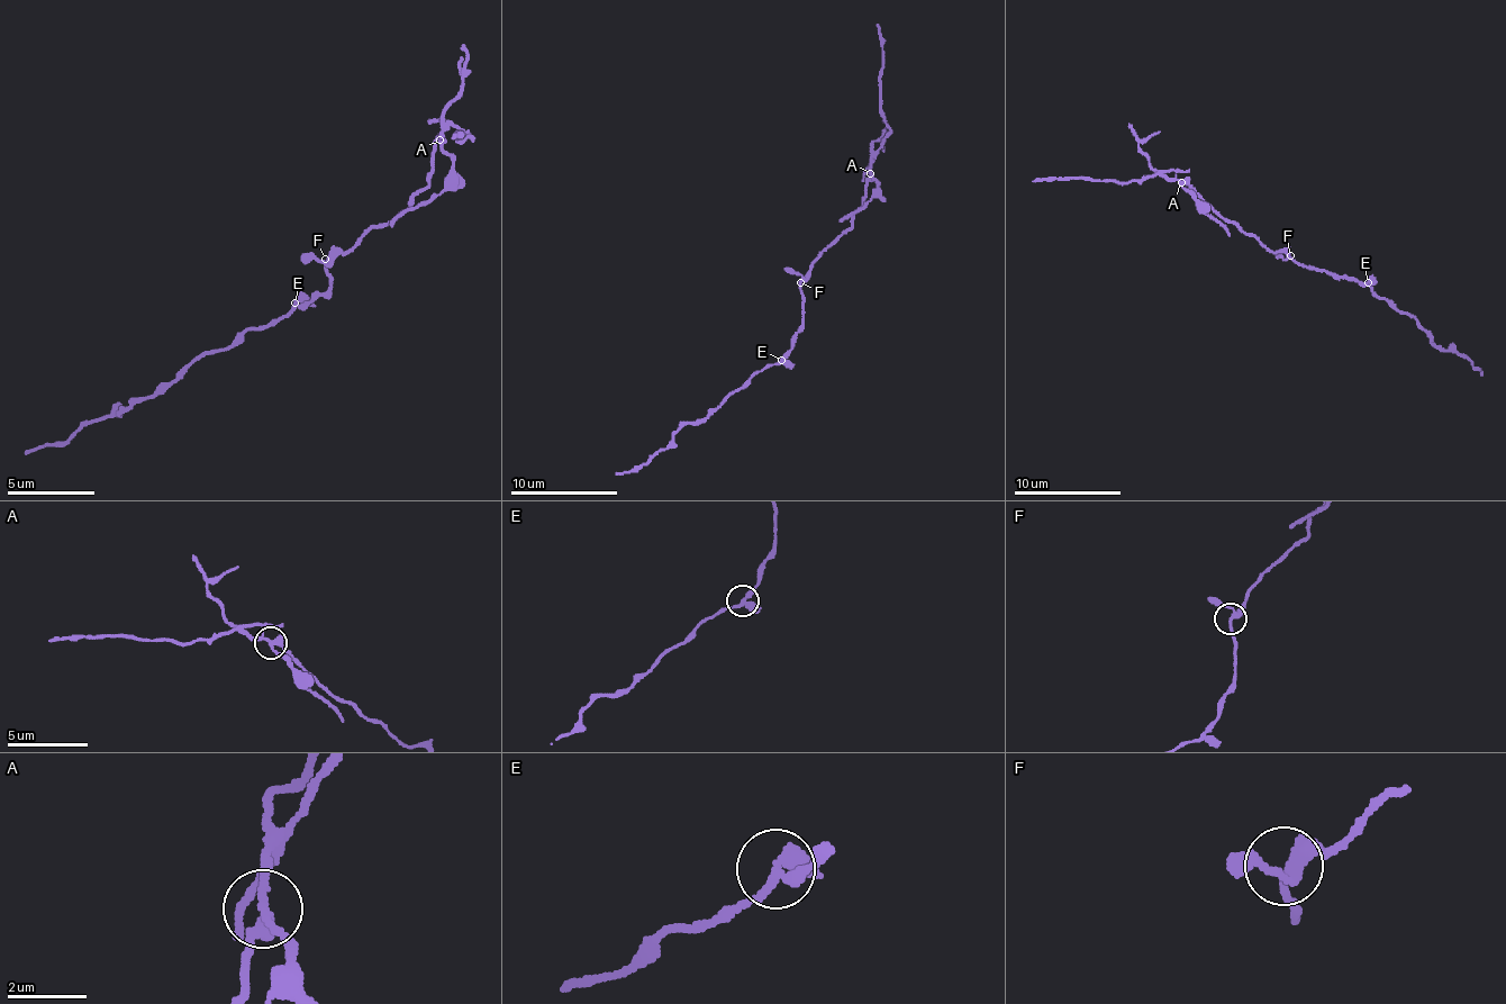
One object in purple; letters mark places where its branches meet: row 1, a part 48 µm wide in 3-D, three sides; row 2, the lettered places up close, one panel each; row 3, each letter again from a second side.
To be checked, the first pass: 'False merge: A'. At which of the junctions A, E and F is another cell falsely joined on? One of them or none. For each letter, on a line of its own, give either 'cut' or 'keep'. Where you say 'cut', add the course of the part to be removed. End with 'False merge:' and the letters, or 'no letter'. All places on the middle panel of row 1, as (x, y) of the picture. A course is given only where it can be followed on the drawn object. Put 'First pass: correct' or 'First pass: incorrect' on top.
First pass: correct
A: cut; foreign part runs (869, 172), (874, 151), (888, 132), (880, 108), (882, 38), (878, 25)
E: keep
F: keep
False merge: A

